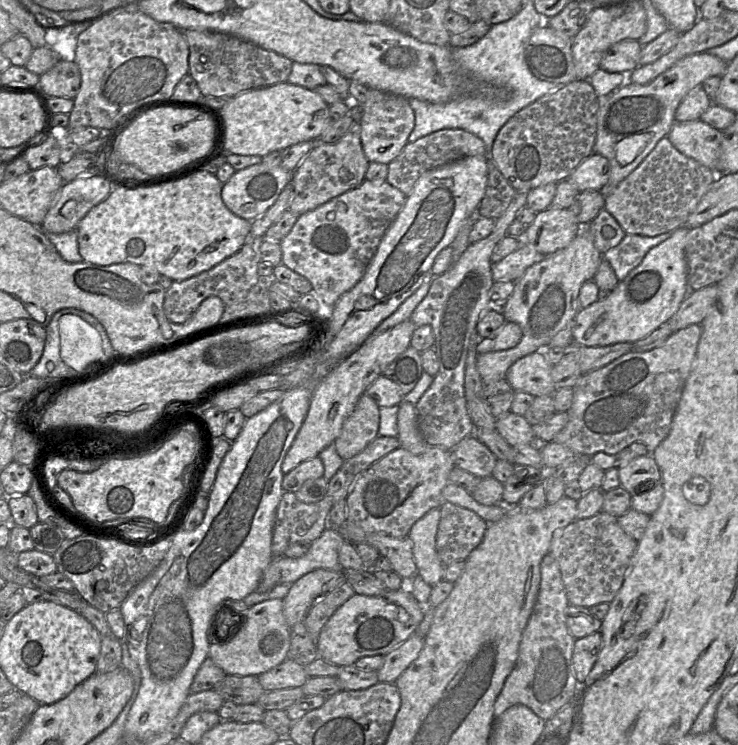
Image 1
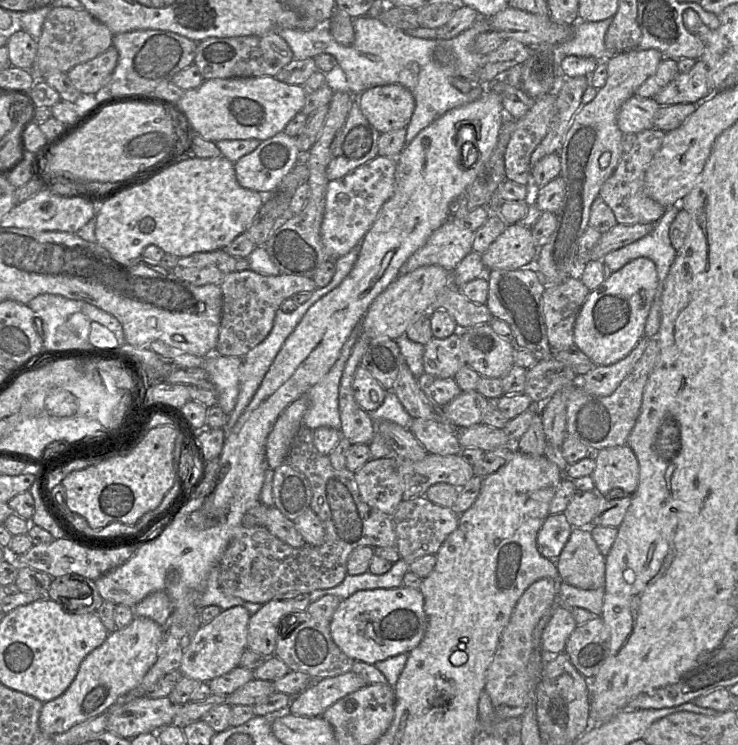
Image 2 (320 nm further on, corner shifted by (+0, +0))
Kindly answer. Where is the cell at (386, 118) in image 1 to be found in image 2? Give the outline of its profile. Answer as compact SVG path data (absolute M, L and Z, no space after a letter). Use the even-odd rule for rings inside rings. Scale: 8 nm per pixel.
M400 84L378 86L364 91L359 108L379 133L406 128L415 109L413 94Z

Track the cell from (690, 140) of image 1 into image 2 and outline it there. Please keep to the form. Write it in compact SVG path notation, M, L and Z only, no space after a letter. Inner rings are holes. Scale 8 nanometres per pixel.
M634 95L621 106L617 115L617 125L624 134L654 128L654 116L659 107L653 98Z

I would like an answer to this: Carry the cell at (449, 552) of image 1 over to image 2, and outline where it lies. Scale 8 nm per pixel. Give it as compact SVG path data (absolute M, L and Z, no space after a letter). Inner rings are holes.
M420 496L402 500L392 516L397 537L397 551L408 564L423 556L436 555L445 539L457 528L459 515L448 507L432 503Z

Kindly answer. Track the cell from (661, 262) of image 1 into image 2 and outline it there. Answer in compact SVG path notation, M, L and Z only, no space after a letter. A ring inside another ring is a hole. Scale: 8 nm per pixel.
M638 257L612 272L582 304L574 324L574 344L595 366L608 366L626 357L644 336L657 286L656 265L646 257Z

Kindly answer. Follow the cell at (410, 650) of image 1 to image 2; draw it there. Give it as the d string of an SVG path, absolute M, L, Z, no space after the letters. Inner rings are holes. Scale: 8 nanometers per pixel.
M352 670L334 677L316 679L316 681L311 681L311 685L309 685L300 694L292 697L288 711L291 714L300 717L319 717L322 716L323 713L338 700L359 690L360 688L365 687L366 685L367 682Z

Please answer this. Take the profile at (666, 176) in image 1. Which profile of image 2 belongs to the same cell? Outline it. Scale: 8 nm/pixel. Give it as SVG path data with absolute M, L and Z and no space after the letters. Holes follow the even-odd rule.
M656 128L637 133L622 134L622 155L612 175L604 182L599 196L612 210L619 224L656 223L666 208L646 195L644 181L646 170L653 157L660 149L665 137L664 131Z

